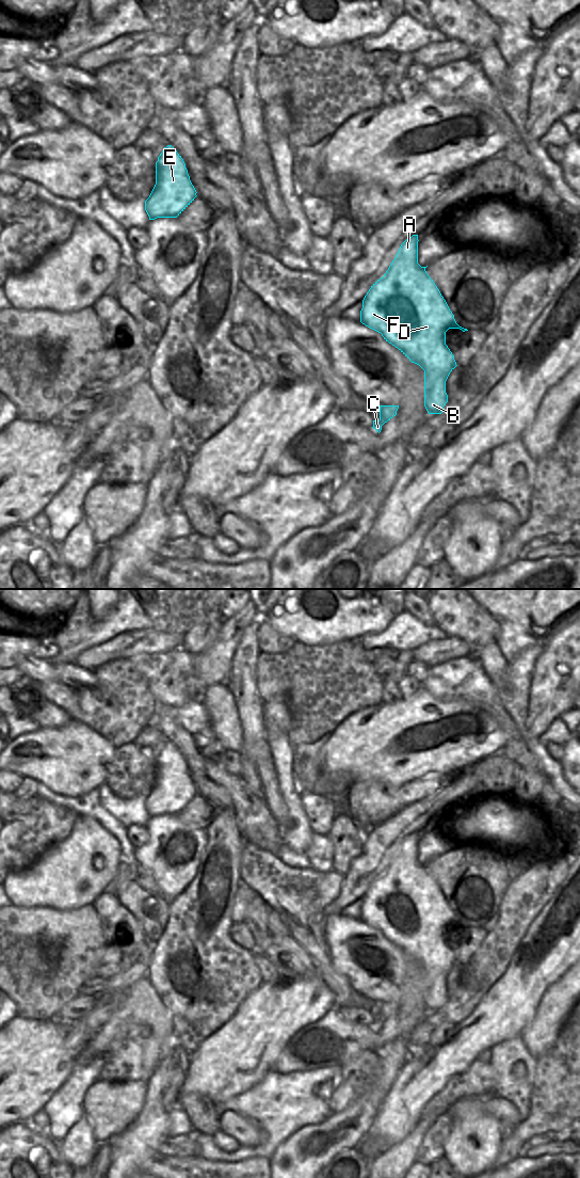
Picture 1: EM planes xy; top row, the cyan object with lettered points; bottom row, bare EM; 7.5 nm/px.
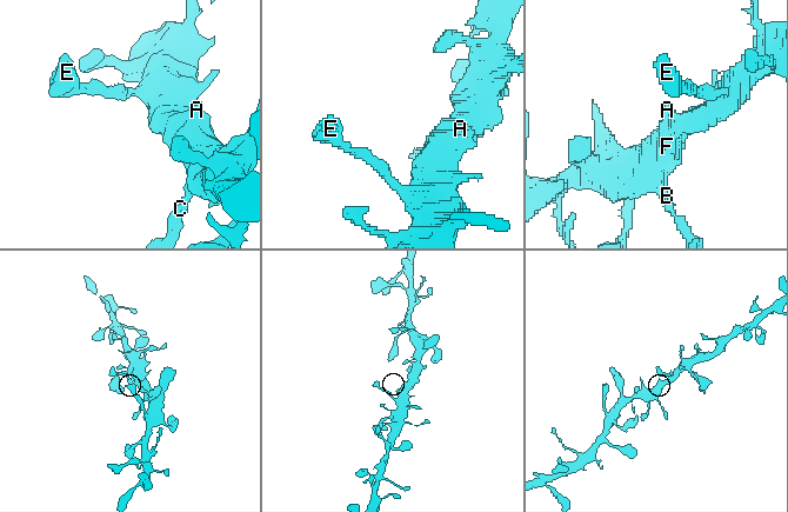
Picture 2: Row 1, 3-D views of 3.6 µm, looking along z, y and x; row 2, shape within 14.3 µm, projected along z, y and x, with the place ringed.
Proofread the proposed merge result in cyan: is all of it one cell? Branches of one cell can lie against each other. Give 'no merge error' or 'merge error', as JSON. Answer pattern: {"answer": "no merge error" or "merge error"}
{"answer": "no merge error"}

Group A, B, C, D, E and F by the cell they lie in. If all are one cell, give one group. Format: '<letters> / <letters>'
A B C D E F

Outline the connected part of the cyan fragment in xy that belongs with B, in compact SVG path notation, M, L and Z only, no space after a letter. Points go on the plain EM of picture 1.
M413 832L412 834L406 837L401 842L394 857L390 861L390 863L389 863L388 867L386 869L386 871L384 872L384 874L381 875L380 877L377 877L371 884L371 886L369 887L369 889L367 890L367 892L365 893L364 897L362 897L362 906L360 908L360 920L362 922L365 922L366 924L381 930L386 939L388 939L389 941L391 941L392 943L398 945L412 960L419 962L424 968L424 1004L425 1004L429 1012L441 1012L444 1008L444 1004L448 1000L448 992L446 990L446 978L447 978L450 970L457 964L456 959L454 957L454 953L452 952L452 950L450 949L448 943L446 942L446 929L449 926L460 926L463 929L468 928L468 927L460 924L456 921L456 919L454 917L454 912L450 908L446 897L441 893L439 887L437 886L437 884L435 882L433 877L426 871L426 869L425 869L426 864L421 864L418 861L418 839L419 839L418 832Z

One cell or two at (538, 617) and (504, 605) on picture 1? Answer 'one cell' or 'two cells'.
one cell

